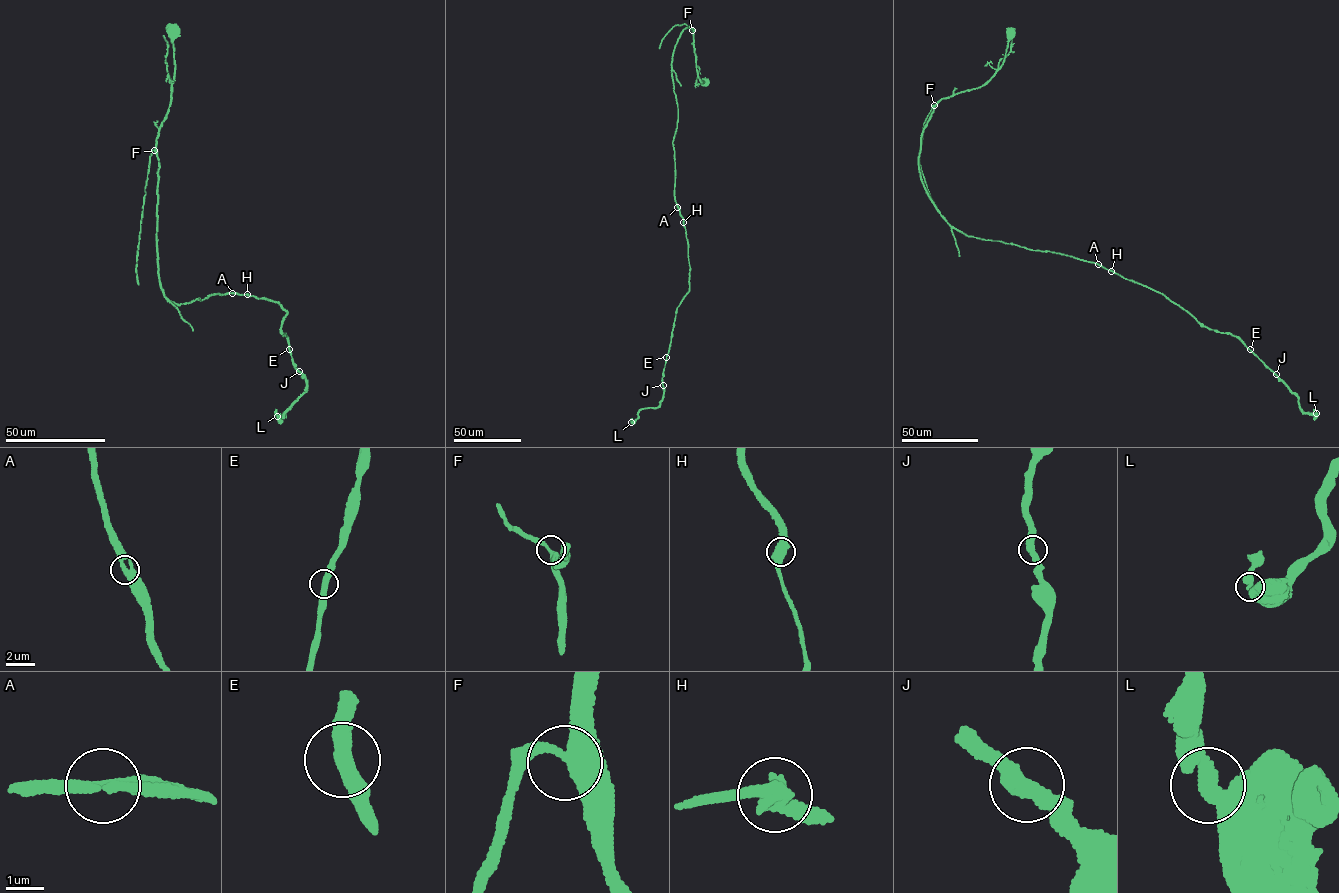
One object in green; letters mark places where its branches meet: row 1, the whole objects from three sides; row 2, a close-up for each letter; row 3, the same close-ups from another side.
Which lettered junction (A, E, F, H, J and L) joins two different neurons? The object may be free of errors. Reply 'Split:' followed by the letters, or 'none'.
Split: none

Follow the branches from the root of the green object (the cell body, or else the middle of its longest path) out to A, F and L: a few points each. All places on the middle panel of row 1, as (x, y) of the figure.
A: (705, 82), (700, 82), (697, 73), (690, 26), (680, 35), (671, 65), (677, 107), (673, 142), (677, 207)
F: (705, 82), (700, 82), (697, 73), (692, 30)
L: (705, 82), (690, 26), (671, 65), (674, 193), (689, 290), (677, 308), (662, 401), (631, 422)

